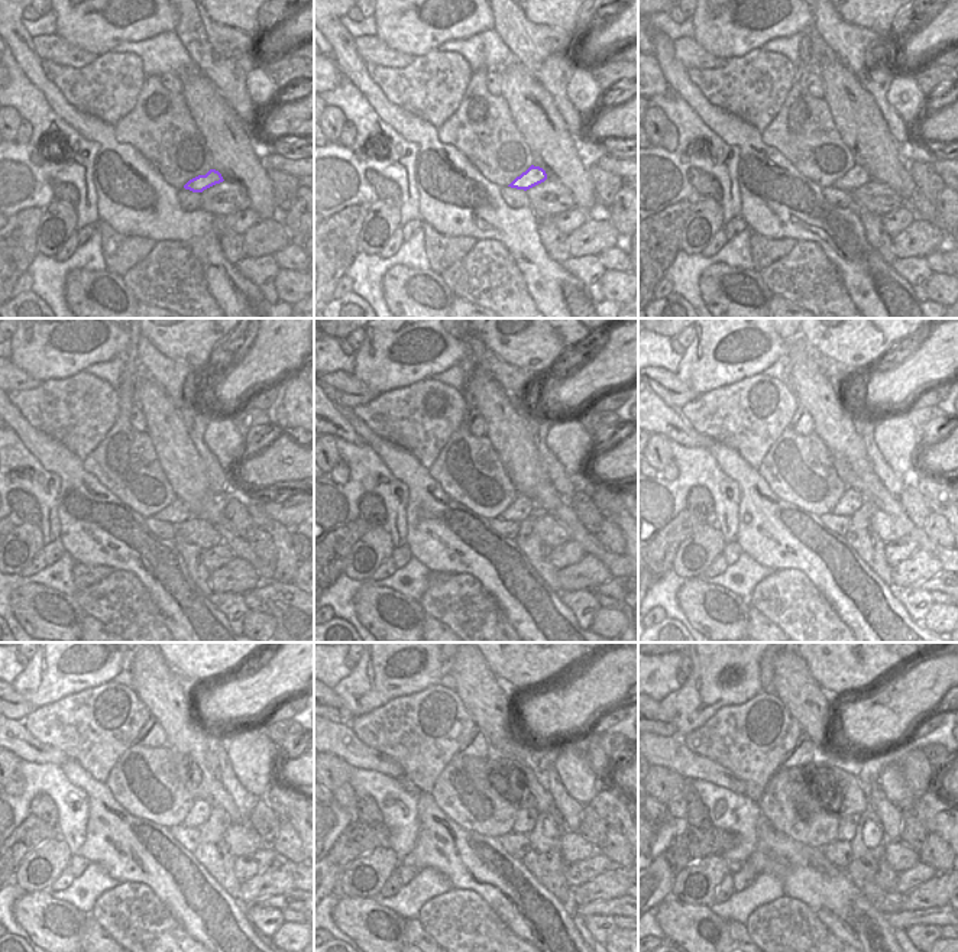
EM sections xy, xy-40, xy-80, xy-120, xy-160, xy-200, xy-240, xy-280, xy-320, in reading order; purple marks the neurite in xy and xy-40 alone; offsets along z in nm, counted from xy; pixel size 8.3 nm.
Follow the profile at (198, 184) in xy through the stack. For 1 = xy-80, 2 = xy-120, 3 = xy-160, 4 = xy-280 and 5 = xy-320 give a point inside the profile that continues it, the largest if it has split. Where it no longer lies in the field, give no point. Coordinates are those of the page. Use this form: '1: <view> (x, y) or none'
1: xy-80 (857, 175)
2: xy-120 (209, 501)
3: xy-160 (513, 511)
4: xy-280 (526, 818)
5: xy-320 (847, 823)

